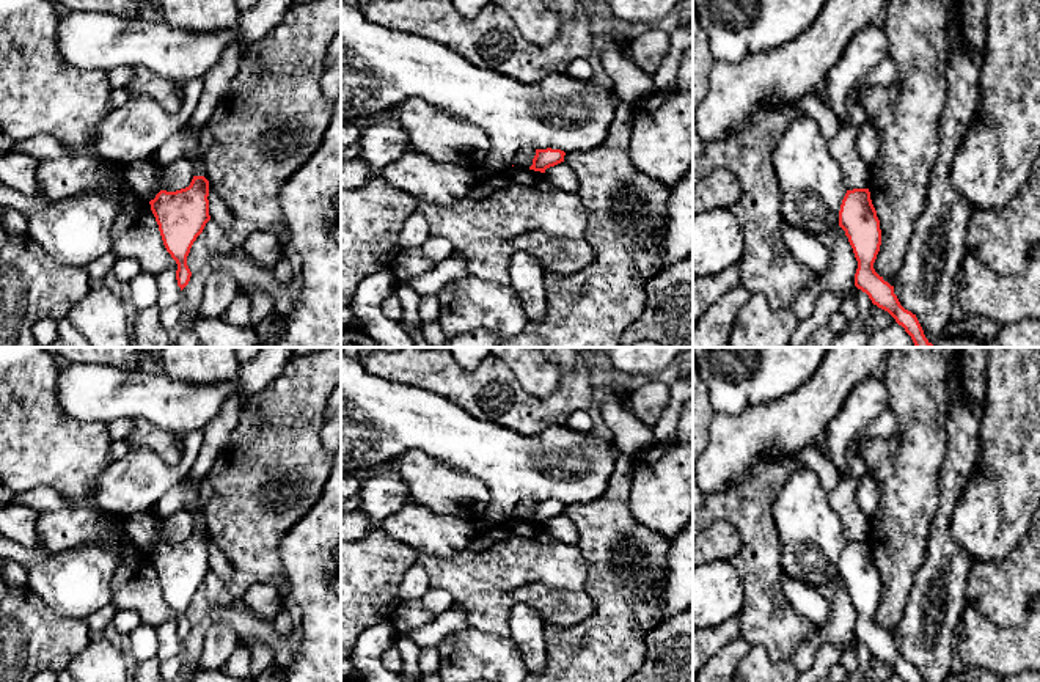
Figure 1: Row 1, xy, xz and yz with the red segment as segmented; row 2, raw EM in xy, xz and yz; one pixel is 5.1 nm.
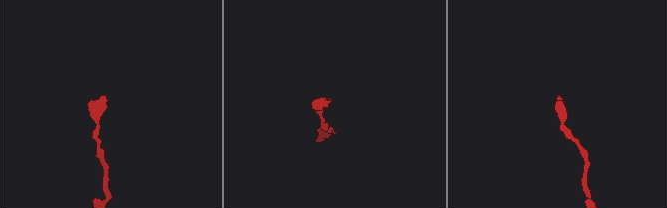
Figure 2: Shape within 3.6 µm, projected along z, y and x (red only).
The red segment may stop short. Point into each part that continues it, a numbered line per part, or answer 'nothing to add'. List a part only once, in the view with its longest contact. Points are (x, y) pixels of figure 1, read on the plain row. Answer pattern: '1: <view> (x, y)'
1: xy (205, 487)

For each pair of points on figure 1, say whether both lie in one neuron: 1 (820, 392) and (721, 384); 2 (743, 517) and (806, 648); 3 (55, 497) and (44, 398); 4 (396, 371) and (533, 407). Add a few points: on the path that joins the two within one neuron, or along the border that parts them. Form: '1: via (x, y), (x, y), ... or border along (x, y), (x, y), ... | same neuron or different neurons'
1: border along (820, 365), (797, 388), (761, 406) | different neurons
2: border along (816, 627), (789, 660) | different neurons
3: border along (18, 491), (54, 487), (73, 503) | different neurons
4: via (431, 371), (472, 390), (498, 395) | same neuron

